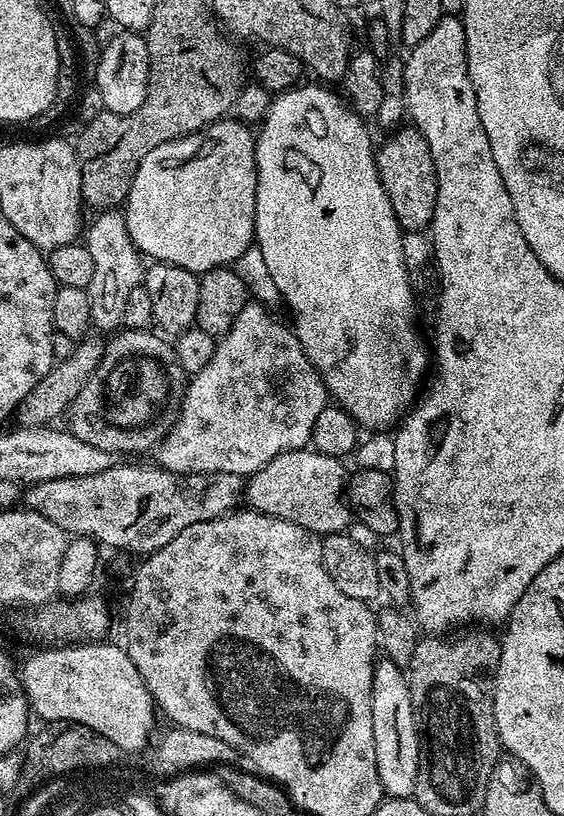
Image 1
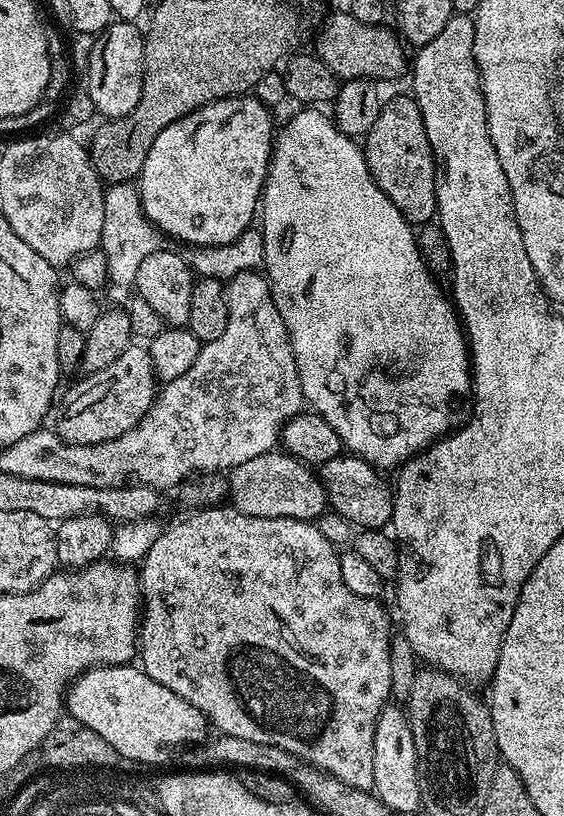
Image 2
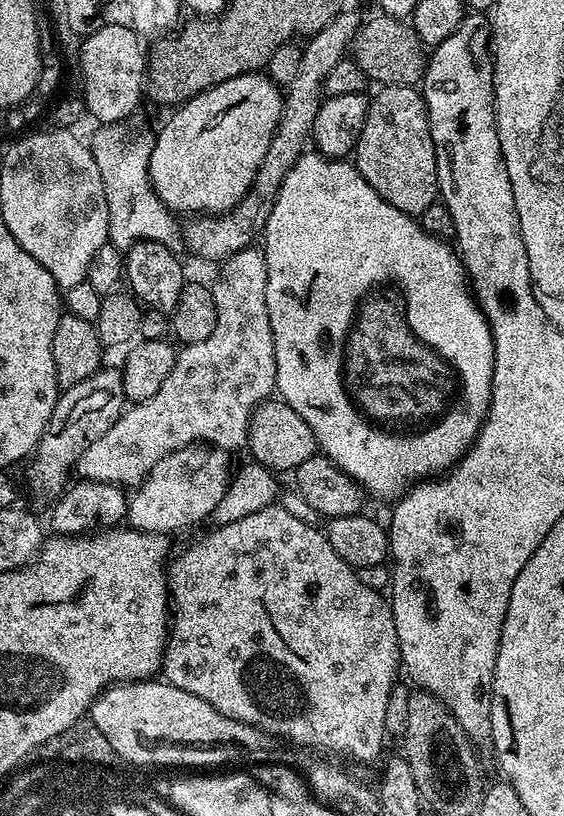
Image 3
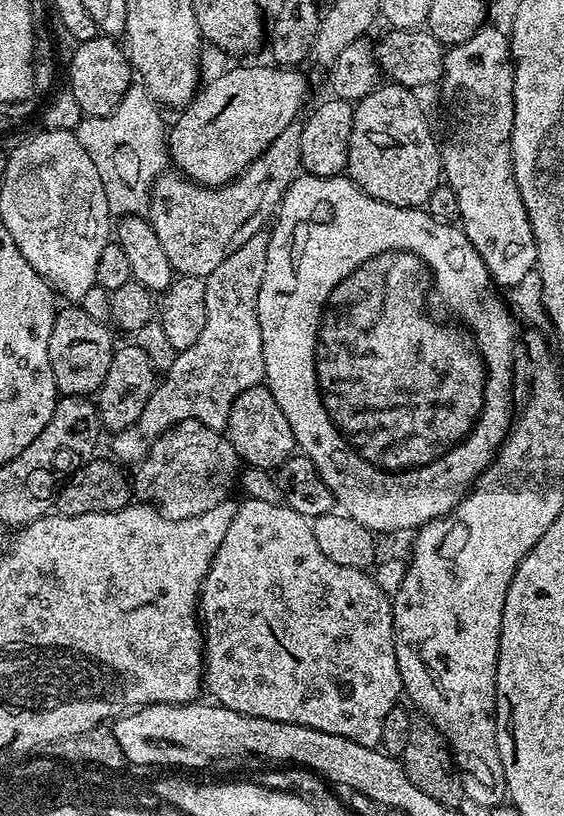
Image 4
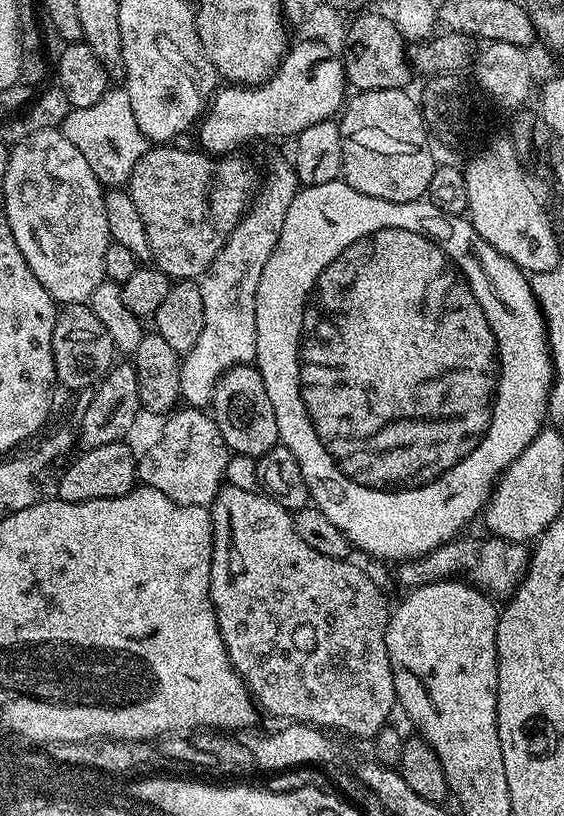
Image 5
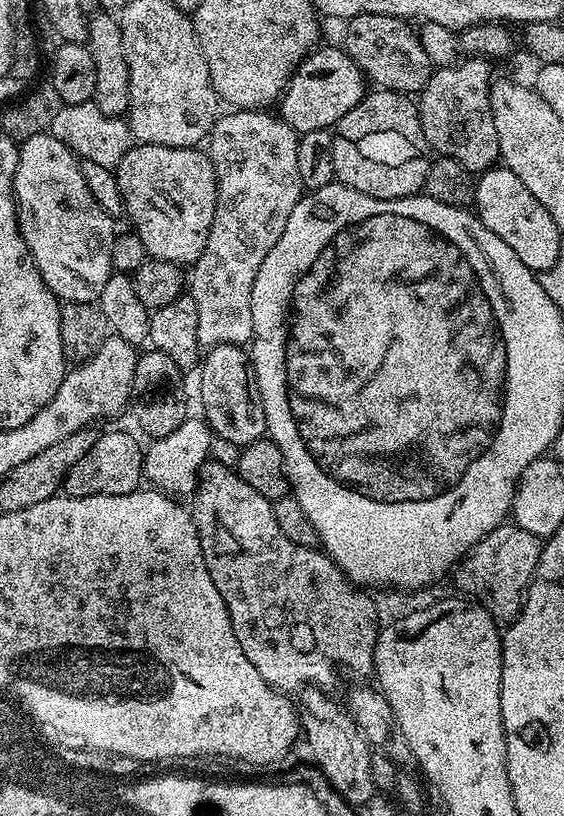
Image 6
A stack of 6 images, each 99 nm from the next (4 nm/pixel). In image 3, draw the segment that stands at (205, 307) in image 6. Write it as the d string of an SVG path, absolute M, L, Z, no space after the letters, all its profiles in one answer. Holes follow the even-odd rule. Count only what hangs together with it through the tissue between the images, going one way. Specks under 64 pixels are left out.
M249 246L238 250L233 256L223 261L220 277L217 278L216 284L211 285L212 297L214 298L214 306L218 310L218 322L214 322L214 330L210 333L210 338L206 338L206 342L198 342L197 344L185 344L177 351L176 361L174 362L174 370L170 370L170 374L166 374L166 382L162 382L158 394L154 394L154 398L146 398L145 400L133 403L131 406L125 407L120 413L118 422L114 422L114 426L110 426L110 430L106 430L106 434L102 434L102 438L96 439L93 444L82 454L82 458L78 458L74 472L79 479L93 480L94 482L106 482L107 484L119 484L125 490L136 490L145 478L153 470L154 466L161 462L162 458L167 455L174 454L183 448L192 445L212 445L215 448L224 448L227 450L235 450L234 448L243 449L248 442L248 424L252 421L252 411L259 404L264 403L276 392L276 359L274 358L274 334L270 330L270 314L266 310L266 262L264 261L264 253L259 247Z

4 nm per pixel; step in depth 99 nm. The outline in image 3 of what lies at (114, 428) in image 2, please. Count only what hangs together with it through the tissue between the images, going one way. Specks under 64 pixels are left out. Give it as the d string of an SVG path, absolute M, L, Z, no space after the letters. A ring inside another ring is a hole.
M105 367L85 381L78 382L73 388L63 389L56 398L54 414L50 414L50 422L27 465L29 490L38 499L48 500L47 502L61 496L70 483L78 458L82 458L86 449L96 439L102 438L102 434L106 434L114 422L118 422L125 407L124 378L117 369L115 372L114 369Z

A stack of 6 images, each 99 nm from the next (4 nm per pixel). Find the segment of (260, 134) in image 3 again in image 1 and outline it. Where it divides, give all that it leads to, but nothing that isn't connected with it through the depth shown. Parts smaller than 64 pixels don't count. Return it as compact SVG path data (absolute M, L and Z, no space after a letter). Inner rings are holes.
M239 118L215 120L213 124L203 128L200 132L195 132L182 138L174 138L170 142L162 142L162 146L158 146L158 150L150 150L150 154L146 154L146 158L142 158L142 162L138 166L138 174L134 174L132 179L132 185L128 191L128 199L122 205L126 230L134 242L134 246L140 252L141 257L147 258L149 261L182 266L182 270L190 270L197 274L203 274L215 268L227 268L235 265L236 260L242 258L242 254L246 254L248 248L253 247L256 234L257 186L256 136L253 129Z

